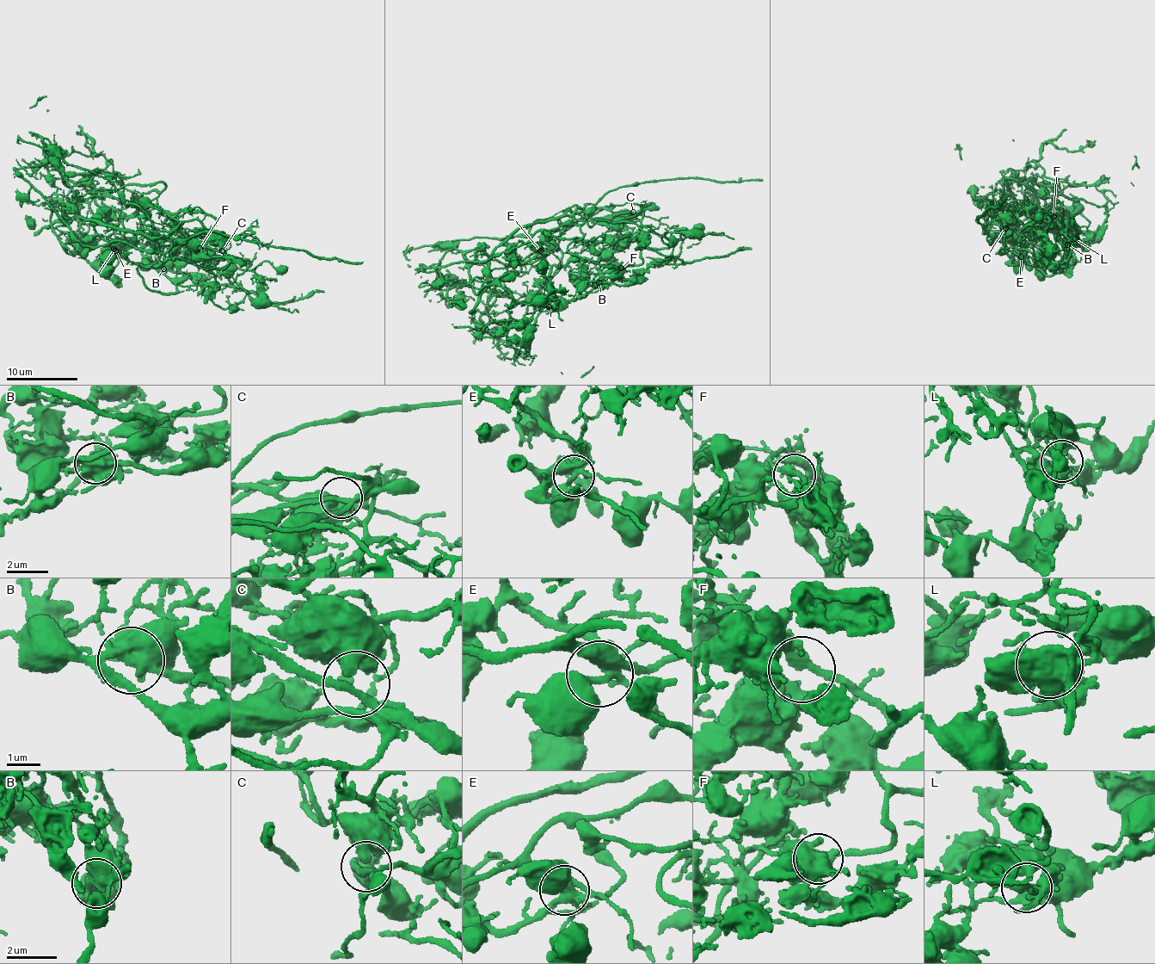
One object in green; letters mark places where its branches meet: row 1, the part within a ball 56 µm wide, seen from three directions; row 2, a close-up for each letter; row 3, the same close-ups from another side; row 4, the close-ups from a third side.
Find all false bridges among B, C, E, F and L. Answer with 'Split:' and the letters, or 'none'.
Split: none

